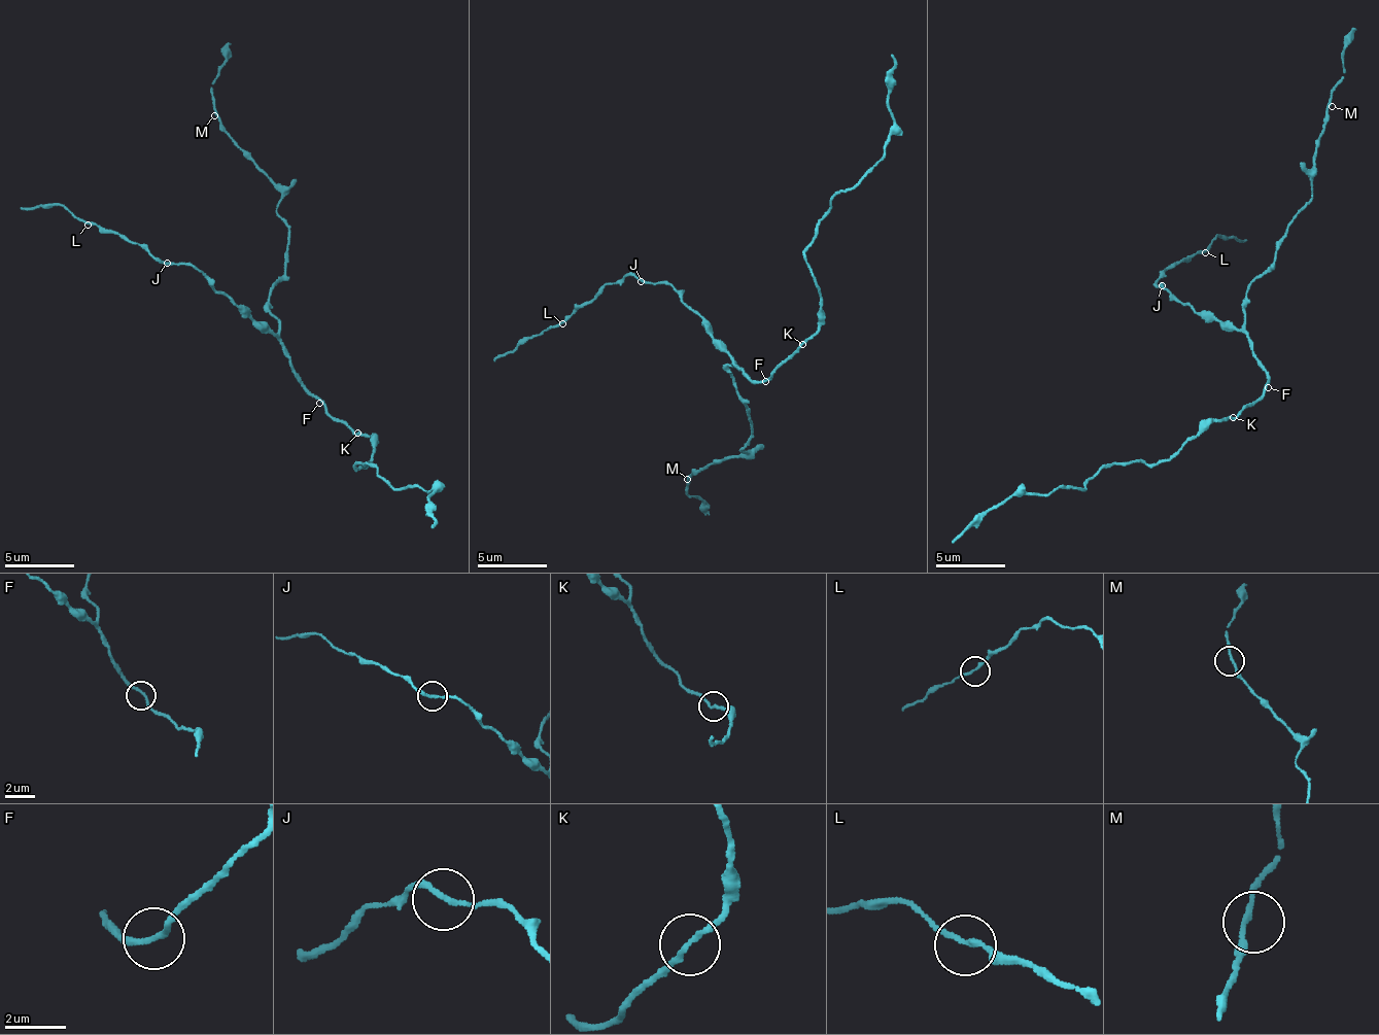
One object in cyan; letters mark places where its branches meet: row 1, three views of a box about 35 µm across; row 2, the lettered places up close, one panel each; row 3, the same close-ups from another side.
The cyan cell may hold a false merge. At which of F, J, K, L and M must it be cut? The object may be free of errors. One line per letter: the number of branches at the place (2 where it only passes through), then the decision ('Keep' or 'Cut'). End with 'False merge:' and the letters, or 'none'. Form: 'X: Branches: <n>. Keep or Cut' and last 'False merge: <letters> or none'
F: Branches: 2. Keep
J: Branches: 2. Keep
K: Branches: 2. Keep
L: Branches: 2. Keep
M: Branches: 2. Keep
False merge: none

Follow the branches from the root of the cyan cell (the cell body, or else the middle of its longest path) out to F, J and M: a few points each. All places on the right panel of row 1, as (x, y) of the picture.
F: (1266, 372), (1268, 387)
J: (1266, 372), (1253, 353), (1253, 343), (1241, 332), (1225, 331), (1215, 321), (1205, 322), (1164, 283), (1162, 285)
M: (1266, 372), (1244, 328), (1245, 291), (1311, 200), (1313, 151), (1332, 106)

